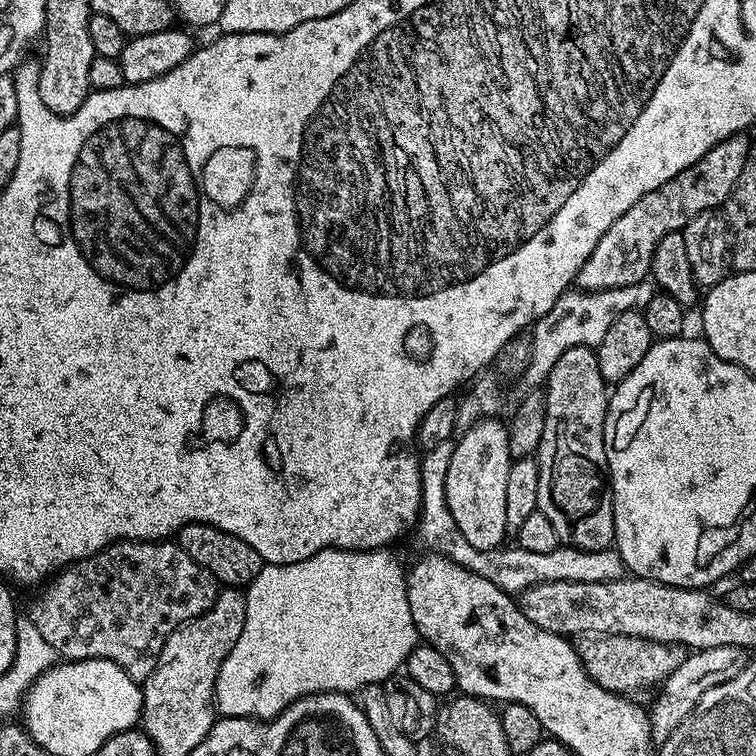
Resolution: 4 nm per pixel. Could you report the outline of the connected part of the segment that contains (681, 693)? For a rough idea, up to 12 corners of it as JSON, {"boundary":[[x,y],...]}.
{"boundary":[[738,646],[689,651],[650,707],[653,745],[750,663]]}

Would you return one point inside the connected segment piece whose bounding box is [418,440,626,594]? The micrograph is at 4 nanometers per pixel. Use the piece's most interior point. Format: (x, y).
(515, 570)

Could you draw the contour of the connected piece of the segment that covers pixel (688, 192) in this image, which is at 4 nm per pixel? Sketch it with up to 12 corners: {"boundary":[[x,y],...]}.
{"boundary":[[749,137],[720,140],[598,238],[575,287],[645,279],[654,246],[728,201]]}

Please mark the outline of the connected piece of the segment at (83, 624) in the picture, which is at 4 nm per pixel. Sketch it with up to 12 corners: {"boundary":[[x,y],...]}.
{"boundary":[[179,543],[61,568],[27,619],[142,682],[218,585]]}

